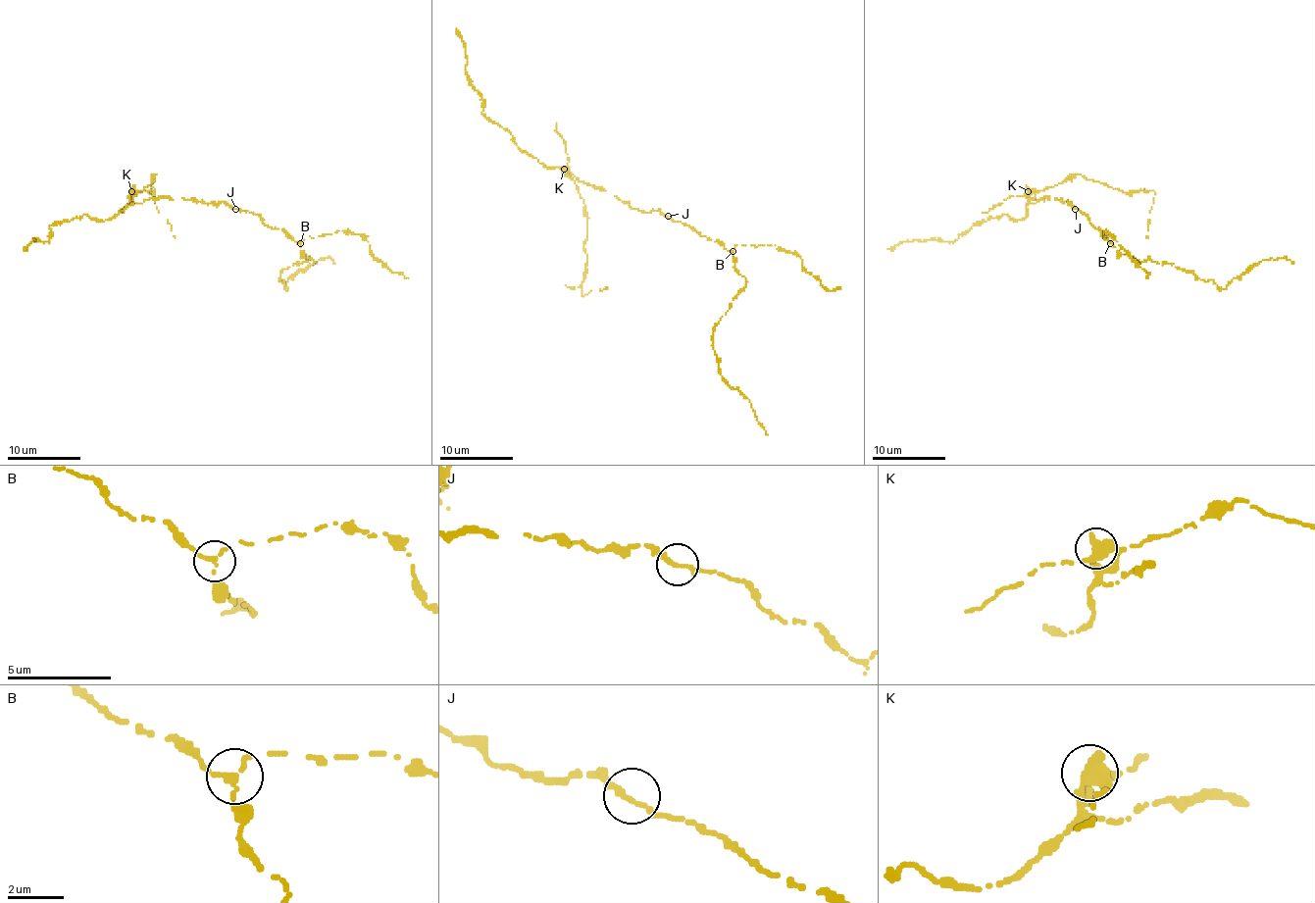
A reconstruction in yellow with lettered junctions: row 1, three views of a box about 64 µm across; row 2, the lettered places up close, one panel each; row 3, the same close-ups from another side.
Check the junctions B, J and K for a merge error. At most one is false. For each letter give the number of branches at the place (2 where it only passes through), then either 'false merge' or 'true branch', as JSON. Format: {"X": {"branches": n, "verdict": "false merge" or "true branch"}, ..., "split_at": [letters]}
{"B": {"branches": 2, "verdict": "true branch"}, "J": {"branches": 2, "verdict": "true branch"}, "K": {"branches": 2, "verdict": "false merge"}, "split_at": ["K"]}

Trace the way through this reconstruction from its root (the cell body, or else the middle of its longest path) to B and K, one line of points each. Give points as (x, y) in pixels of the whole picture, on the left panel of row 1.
B: (233, 207), (257, 214), (266, 225), (282, 228), (300, 243)
K: (233, 207), (226, 201), (206, 203), (182, 198), (151, 198), (142, 203), (132, 203), (129, 200), (131, 190)

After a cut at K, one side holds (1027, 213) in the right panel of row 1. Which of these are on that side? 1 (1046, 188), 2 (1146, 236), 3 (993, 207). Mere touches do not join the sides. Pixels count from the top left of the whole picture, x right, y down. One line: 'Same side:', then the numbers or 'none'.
Same side: none

